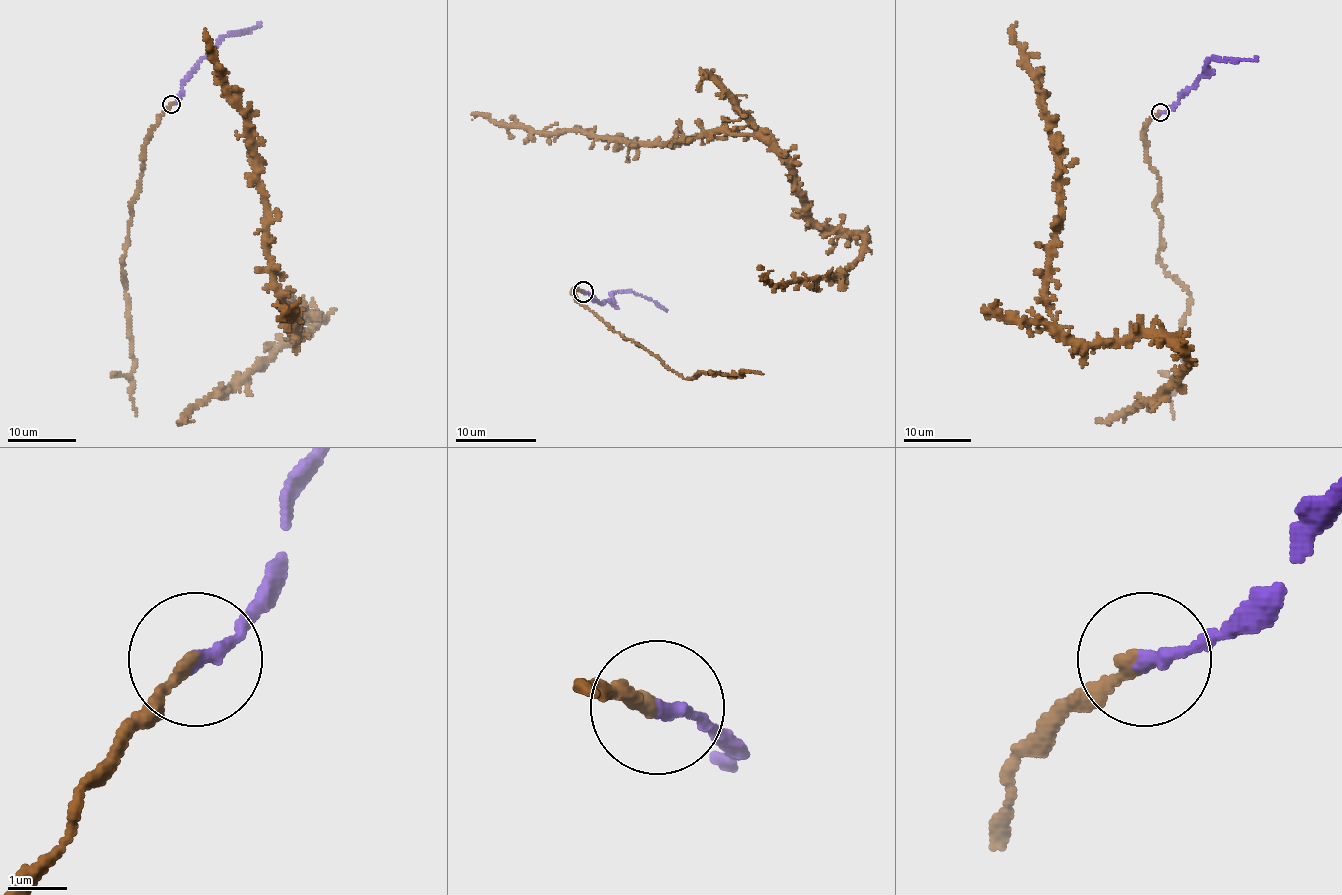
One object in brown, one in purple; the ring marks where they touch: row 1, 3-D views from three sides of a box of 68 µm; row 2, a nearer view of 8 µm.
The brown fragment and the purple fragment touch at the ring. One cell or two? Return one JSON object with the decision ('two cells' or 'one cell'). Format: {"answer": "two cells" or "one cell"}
{"answer": "one cell"}

